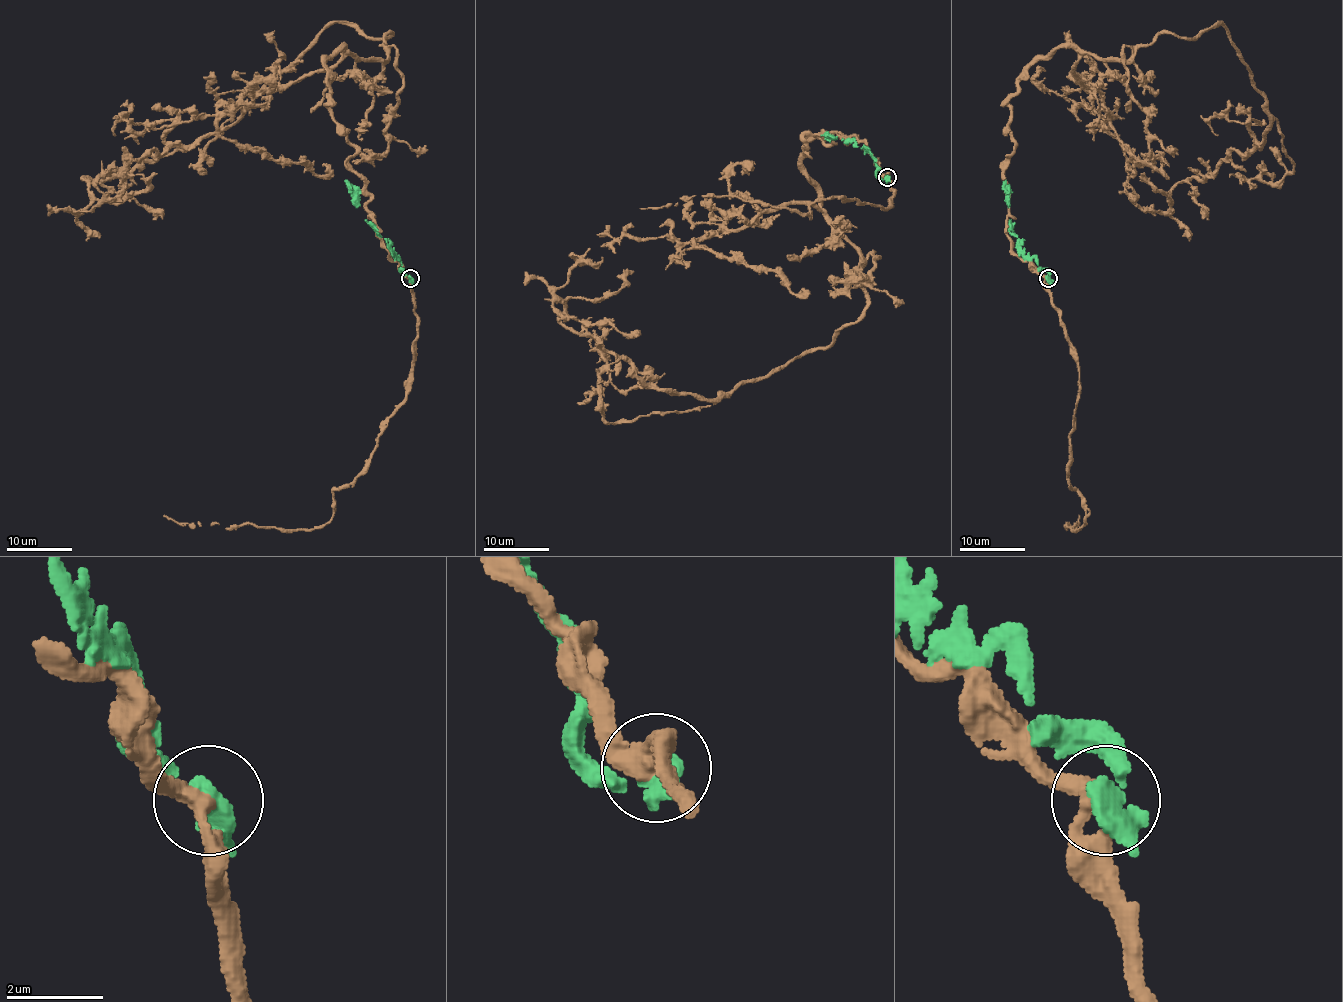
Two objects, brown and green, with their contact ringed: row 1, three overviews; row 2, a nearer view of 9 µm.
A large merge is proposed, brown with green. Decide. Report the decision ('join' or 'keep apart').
keep apart

